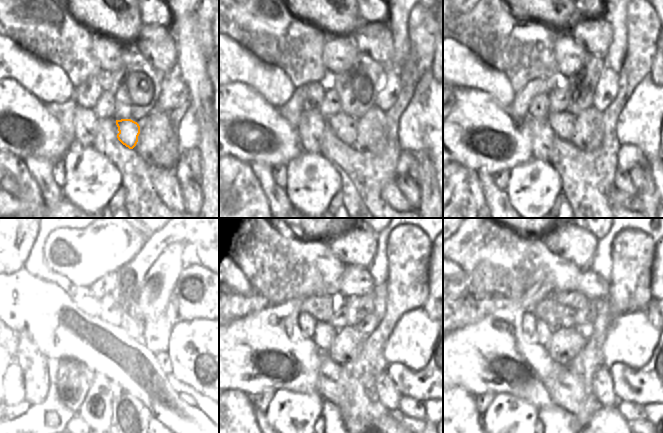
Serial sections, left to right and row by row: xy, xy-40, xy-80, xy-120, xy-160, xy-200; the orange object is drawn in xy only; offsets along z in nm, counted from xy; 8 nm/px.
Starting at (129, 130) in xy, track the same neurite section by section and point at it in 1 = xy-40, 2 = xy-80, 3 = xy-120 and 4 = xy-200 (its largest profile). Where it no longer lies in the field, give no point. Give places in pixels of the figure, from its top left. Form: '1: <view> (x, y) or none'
1: xy-40 (349, 125)
2: xy-80 (567, 119)
3: xy-120 (103, 340)
4: xy-200 (544, 332)

